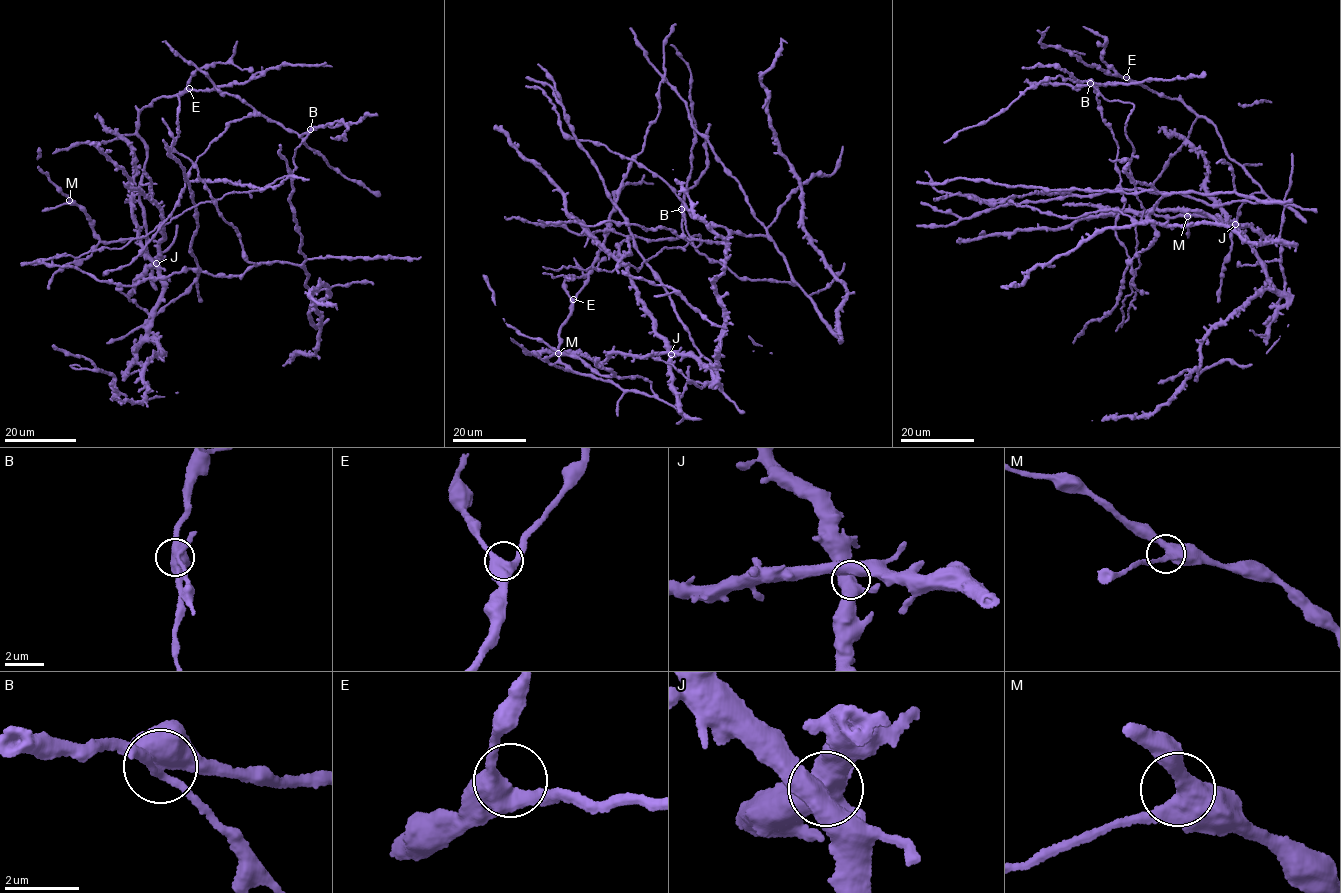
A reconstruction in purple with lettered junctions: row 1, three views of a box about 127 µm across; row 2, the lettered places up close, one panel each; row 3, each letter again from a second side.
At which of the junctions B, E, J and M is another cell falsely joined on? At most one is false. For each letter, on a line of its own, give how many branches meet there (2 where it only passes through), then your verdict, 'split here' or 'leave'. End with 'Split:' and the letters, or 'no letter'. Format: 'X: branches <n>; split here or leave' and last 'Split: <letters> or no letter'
B: branches 5; split here
E: branches 3; leave
J: branches 7; leave
M: branches 3; leave
Split: B

